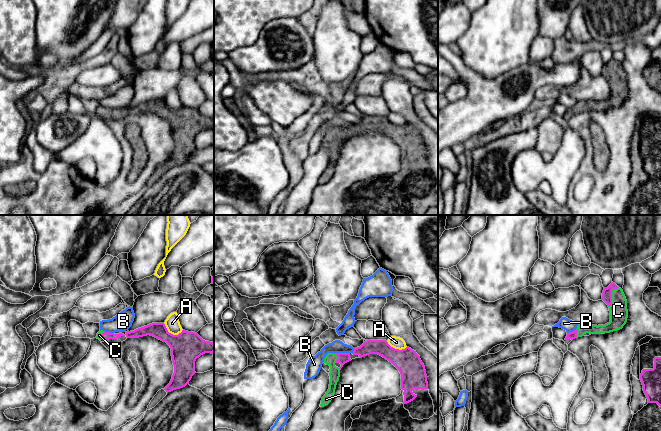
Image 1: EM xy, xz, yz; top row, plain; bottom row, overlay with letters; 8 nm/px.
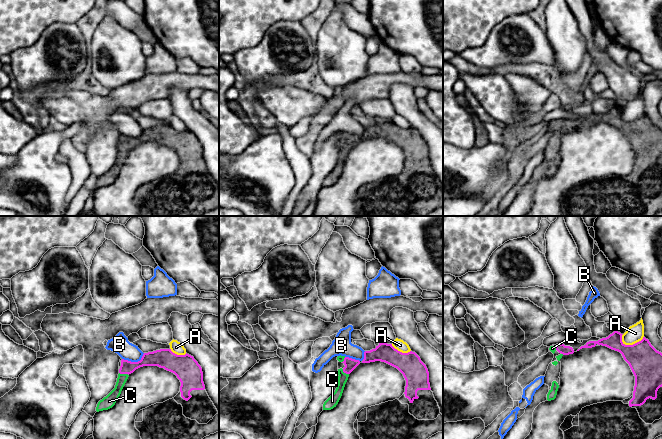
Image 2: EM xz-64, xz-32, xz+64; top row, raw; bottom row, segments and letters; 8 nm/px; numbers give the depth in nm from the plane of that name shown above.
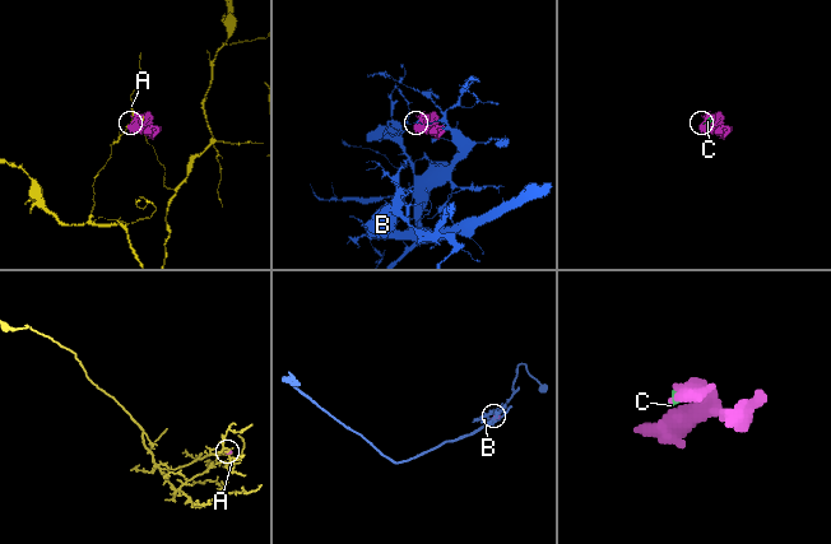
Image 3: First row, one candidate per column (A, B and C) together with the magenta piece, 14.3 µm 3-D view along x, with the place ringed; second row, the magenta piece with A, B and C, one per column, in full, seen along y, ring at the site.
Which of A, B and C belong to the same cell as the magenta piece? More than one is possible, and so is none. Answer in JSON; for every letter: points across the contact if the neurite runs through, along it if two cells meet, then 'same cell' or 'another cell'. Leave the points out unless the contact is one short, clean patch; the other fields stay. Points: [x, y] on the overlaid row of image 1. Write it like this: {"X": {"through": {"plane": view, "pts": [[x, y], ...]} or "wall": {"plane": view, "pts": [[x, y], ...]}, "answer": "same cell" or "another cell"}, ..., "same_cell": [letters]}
{"A": {"answer": "another cell"}, "B": {"answer": "another cell"}, "C": {"answer": "same cell"}, "same_cell": ["C"]}

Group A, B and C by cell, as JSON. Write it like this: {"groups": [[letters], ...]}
{"groups": [["A"], ["B"], ["C"]]}

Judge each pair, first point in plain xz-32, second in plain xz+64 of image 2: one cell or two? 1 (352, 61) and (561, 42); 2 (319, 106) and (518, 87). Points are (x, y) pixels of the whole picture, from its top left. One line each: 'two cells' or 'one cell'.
1: one cell
2: two cells

